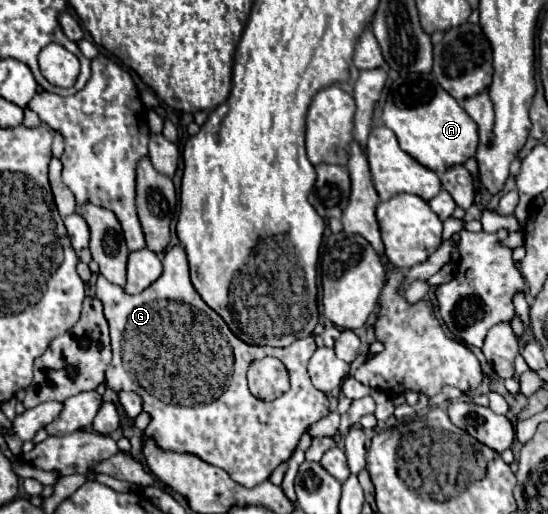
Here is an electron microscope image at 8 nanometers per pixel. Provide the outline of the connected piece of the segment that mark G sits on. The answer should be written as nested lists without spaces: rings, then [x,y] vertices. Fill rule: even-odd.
[[[181,244],[165,252],[163,274],[141,294],[129,296],[121,286],[111,284],[103,276],[99,276],[97,298],[103,302],[113,346],[113,360],[105,372],[105,382],[115,392],[133,390],[141,394],[143,410],[151,414],[151,424],[145,428],[145,434],[153,436],[163,450],[195,454],[201,460],[223,468],[241,486],[253,488],[267,480],[281,462],[287,462],[297,448],[301,434],[329,412],[327,396],[311,384],[311,378],[307,374],[309,356],[317,348],[313,336],[295,340],[287,348],[251,346],[239,340],[223,322],[223,318],[215,310],[211,310],[195,292],[189,280],[187,256]],[[265,356],[279,358],[287,366],[291,376],[291,388],[277,402],[257,400],[247,388],[247,368],[253,360]]]

